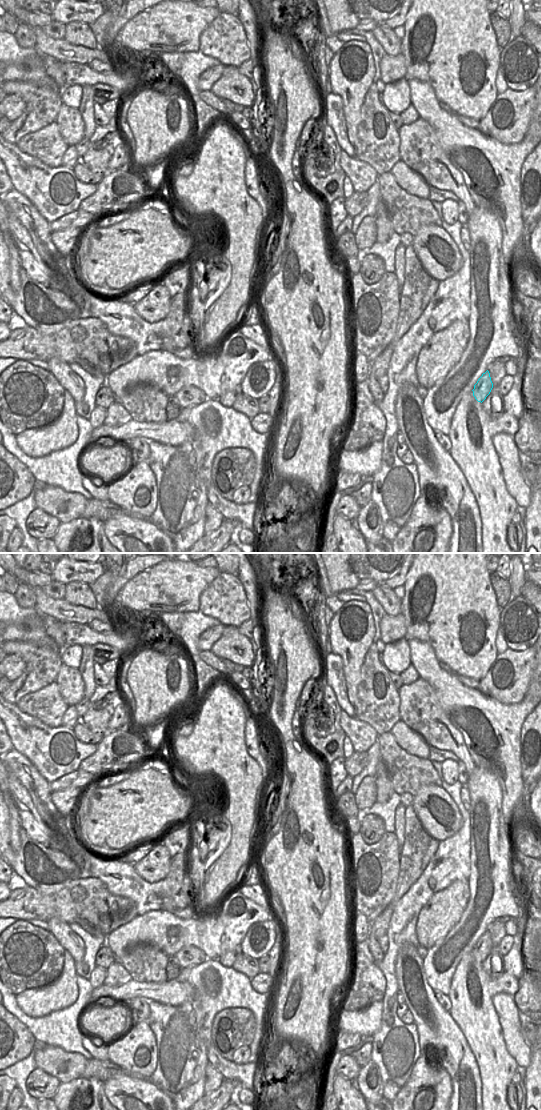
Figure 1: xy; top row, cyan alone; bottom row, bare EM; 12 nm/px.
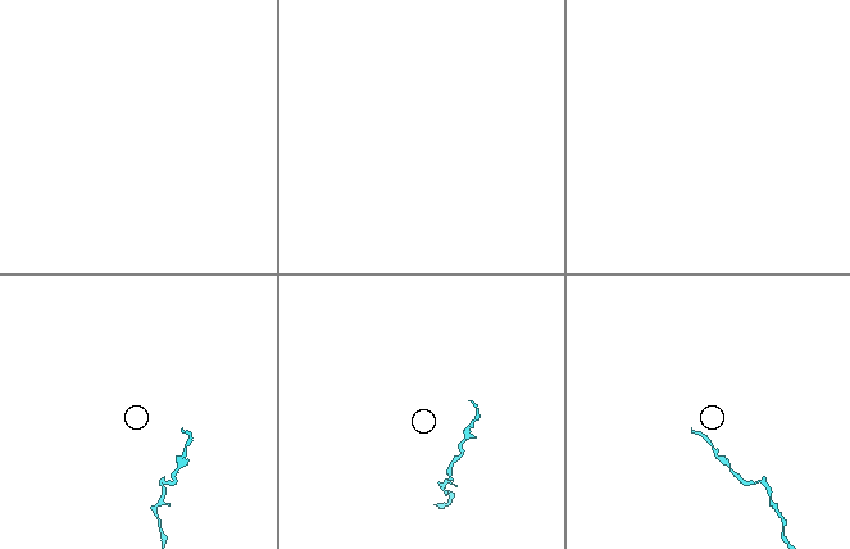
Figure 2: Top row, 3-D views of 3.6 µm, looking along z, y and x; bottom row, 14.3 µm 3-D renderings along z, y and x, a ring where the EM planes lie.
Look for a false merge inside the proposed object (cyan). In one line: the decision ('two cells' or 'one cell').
one cell

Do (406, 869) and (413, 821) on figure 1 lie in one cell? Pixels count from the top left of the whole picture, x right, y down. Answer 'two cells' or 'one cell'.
one cell

